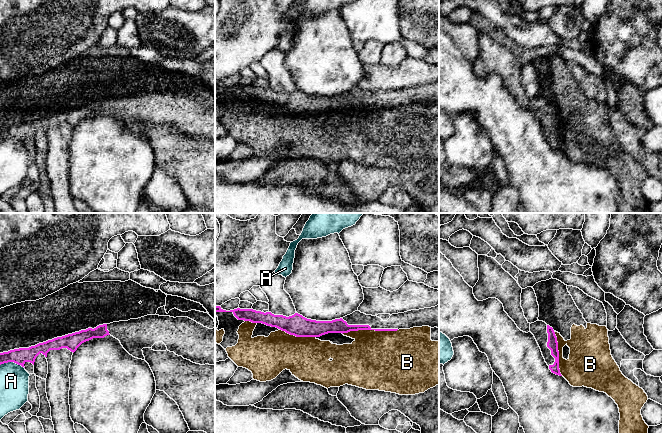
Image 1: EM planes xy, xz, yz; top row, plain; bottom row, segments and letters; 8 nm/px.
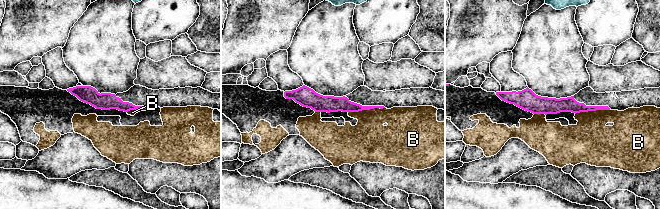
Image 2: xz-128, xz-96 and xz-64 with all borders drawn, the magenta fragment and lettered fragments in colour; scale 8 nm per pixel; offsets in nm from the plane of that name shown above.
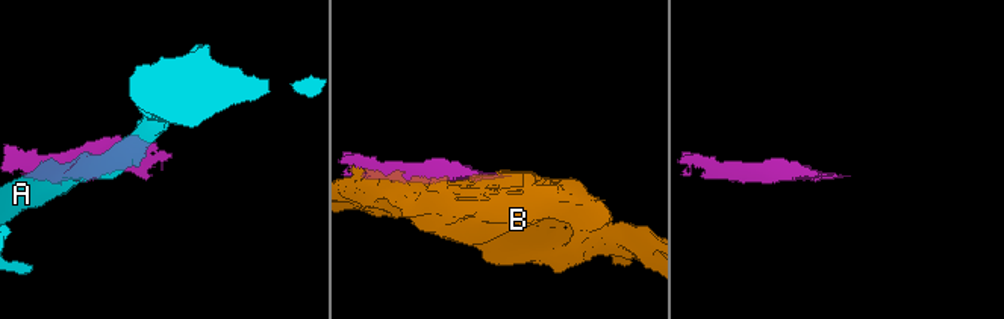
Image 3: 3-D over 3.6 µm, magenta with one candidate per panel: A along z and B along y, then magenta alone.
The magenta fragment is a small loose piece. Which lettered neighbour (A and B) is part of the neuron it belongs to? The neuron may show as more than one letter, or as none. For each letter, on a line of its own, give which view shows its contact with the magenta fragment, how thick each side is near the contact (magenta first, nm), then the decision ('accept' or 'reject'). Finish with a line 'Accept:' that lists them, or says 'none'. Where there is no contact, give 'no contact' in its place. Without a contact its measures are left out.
A: xy | 130/240 nm | reject
B: xz | 110/460 nm | reject
Accept: none

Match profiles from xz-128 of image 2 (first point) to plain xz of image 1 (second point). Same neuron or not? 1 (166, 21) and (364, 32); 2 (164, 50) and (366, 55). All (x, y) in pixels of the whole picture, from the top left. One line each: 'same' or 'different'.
1: same
2: same

